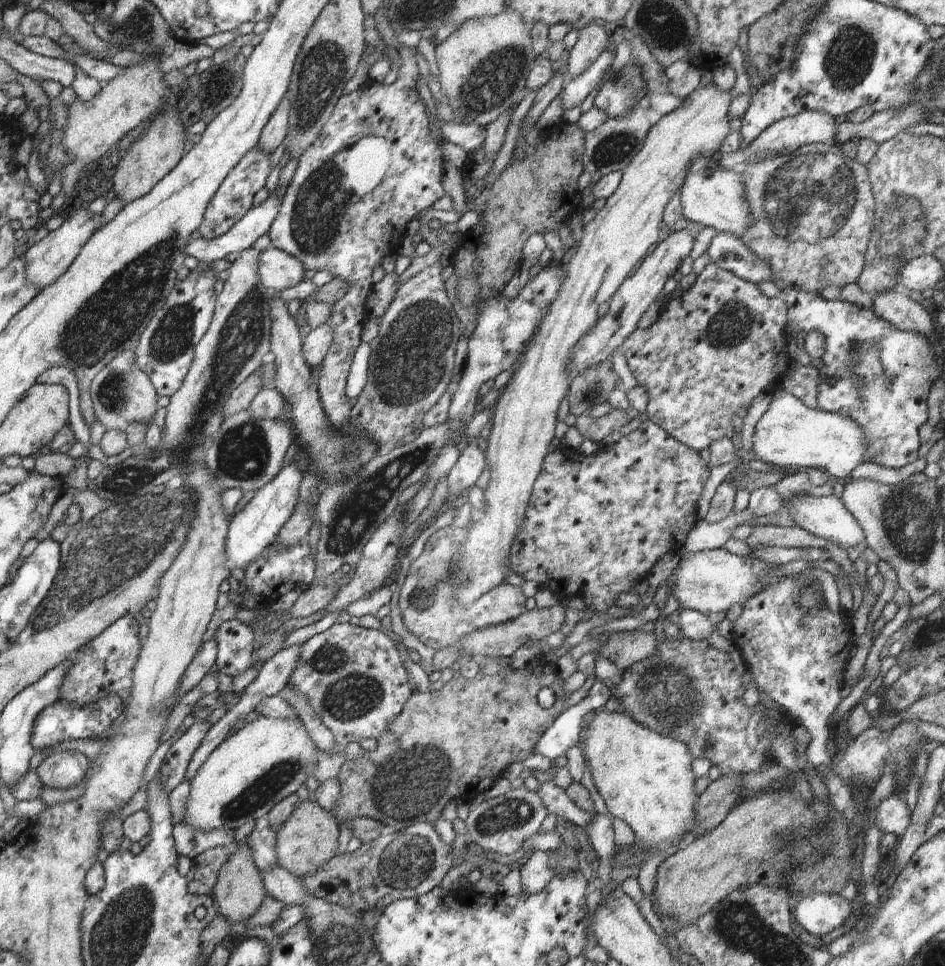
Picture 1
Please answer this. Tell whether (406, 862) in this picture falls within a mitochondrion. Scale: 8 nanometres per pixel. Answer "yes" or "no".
yes

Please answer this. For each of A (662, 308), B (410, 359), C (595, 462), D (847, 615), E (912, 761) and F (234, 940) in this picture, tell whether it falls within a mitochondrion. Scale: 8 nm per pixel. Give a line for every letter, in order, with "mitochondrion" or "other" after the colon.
A: other
B: mitochondrion
C: other
D: other
E: other
F: other

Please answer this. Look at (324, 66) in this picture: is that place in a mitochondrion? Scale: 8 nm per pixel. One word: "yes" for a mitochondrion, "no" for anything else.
yes

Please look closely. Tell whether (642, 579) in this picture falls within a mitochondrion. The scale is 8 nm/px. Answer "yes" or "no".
no

